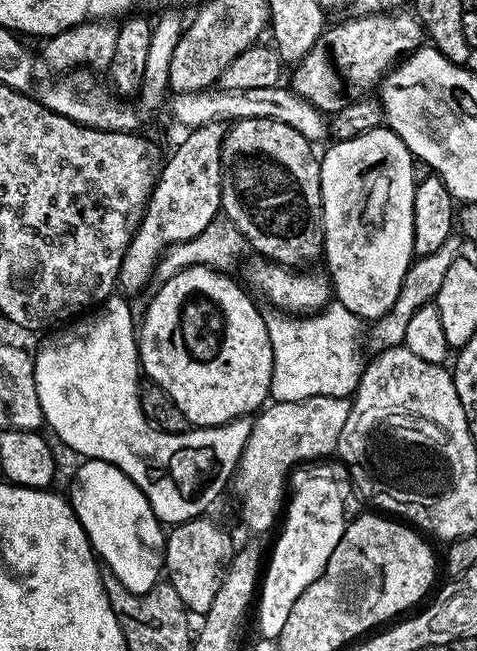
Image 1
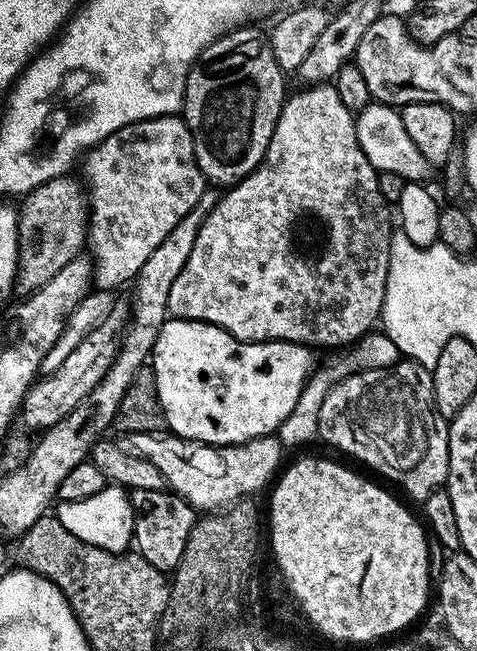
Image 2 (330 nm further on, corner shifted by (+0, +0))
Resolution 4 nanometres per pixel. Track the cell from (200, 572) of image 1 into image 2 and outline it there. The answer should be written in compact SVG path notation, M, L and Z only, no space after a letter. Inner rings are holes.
M131 489L134 530L132 539L135 551L150 566L165 574L175 573L178 562L182 562L182 550L190 538L190 530L198 519L197 509L187 504L181 496L171 490L138 490Z

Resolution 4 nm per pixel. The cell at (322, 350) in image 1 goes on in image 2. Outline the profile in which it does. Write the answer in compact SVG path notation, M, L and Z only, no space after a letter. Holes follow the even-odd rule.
M373 330L366 336L360 337L355 341L351 350L341 351L333 358L329 364L324 364L315 369L308 381L304 383L304 389L298 394L298 400L294 402L294 410L290 410L290 414L282 421L278 429L278 439L285 449L292 450L299 444L308 444L313 439L317 439L320 427L318 426L318 414L322 410L322 402L326 402L326 394L330 394L332 387L343 380L345 376L353 376L356 372L365 372L366 370L374 370L375 368L388 368L391 364L395 364L401 359L400 352L384 331Z

